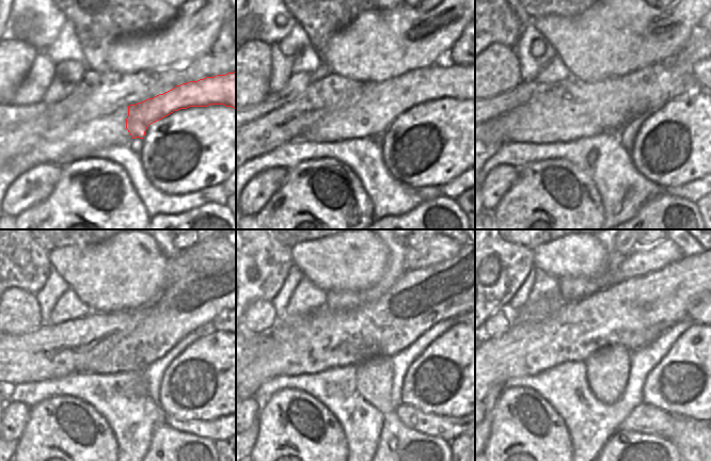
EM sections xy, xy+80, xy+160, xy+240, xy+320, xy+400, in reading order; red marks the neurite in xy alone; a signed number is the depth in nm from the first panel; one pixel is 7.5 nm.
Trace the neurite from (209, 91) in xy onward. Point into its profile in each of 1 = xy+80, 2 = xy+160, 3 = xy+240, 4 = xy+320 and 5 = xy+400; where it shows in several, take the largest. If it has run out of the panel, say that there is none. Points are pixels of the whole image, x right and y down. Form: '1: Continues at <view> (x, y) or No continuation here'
1: Continues at xy+80 (379, 104)
2: Continues at xy+160 (611, 104)
3: Continues at xy+240 (73, 337)
4: Continues at xy+320 (311, 332)
5: Continues at xy+400 (549, 335)

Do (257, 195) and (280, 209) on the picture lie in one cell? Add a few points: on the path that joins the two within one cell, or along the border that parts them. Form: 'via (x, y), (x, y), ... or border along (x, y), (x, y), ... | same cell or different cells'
border along (284, 184), (254, 216) | different cells

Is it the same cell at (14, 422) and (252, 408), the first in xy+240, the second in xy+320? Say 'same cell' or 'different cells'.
same cell

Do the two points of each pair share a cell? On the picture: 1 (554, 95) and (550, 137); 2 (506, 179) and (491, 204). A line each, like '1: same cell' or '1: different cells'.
1: different cells
2: same cell

